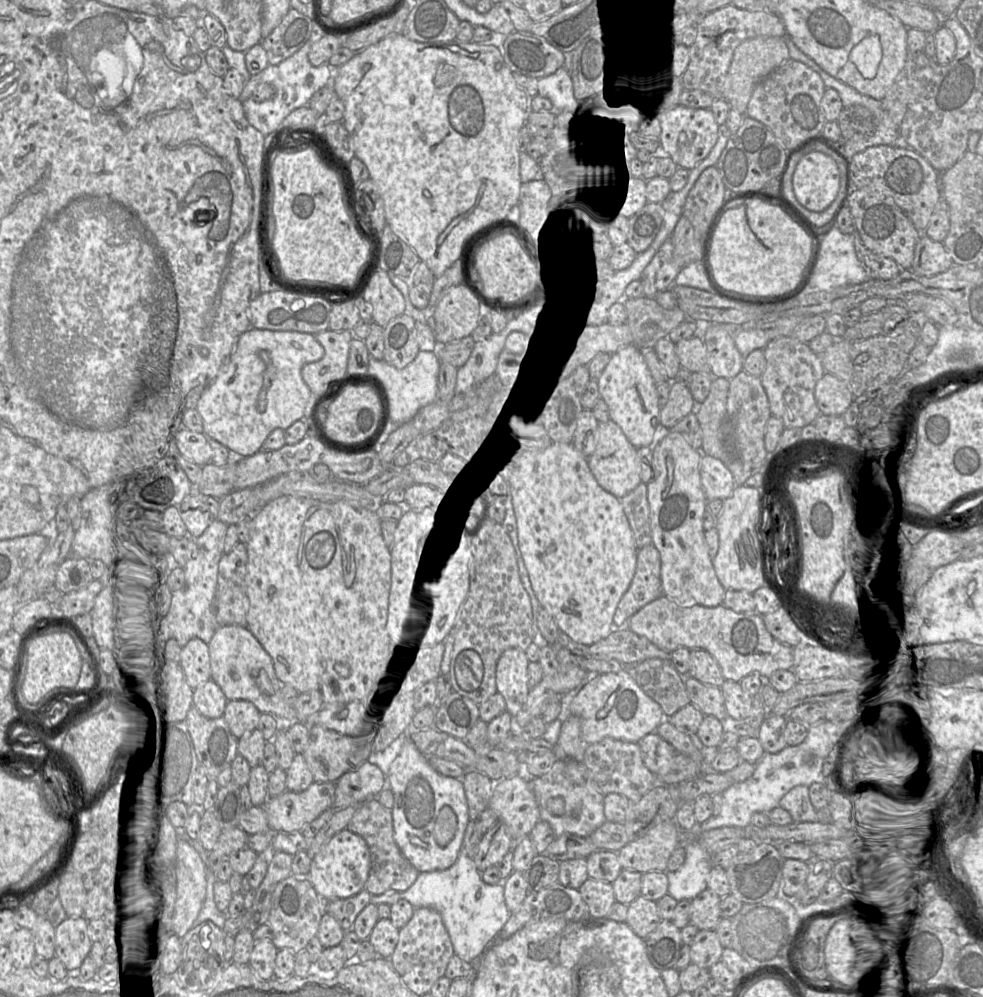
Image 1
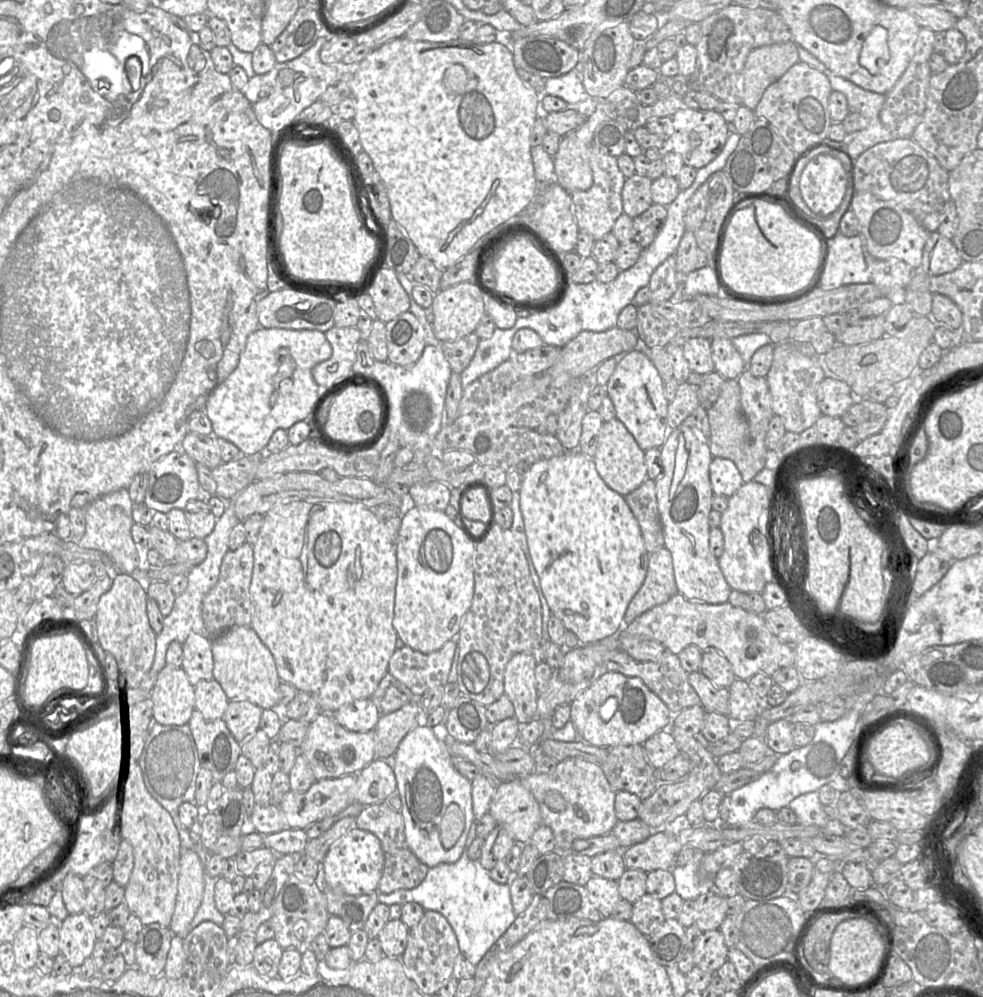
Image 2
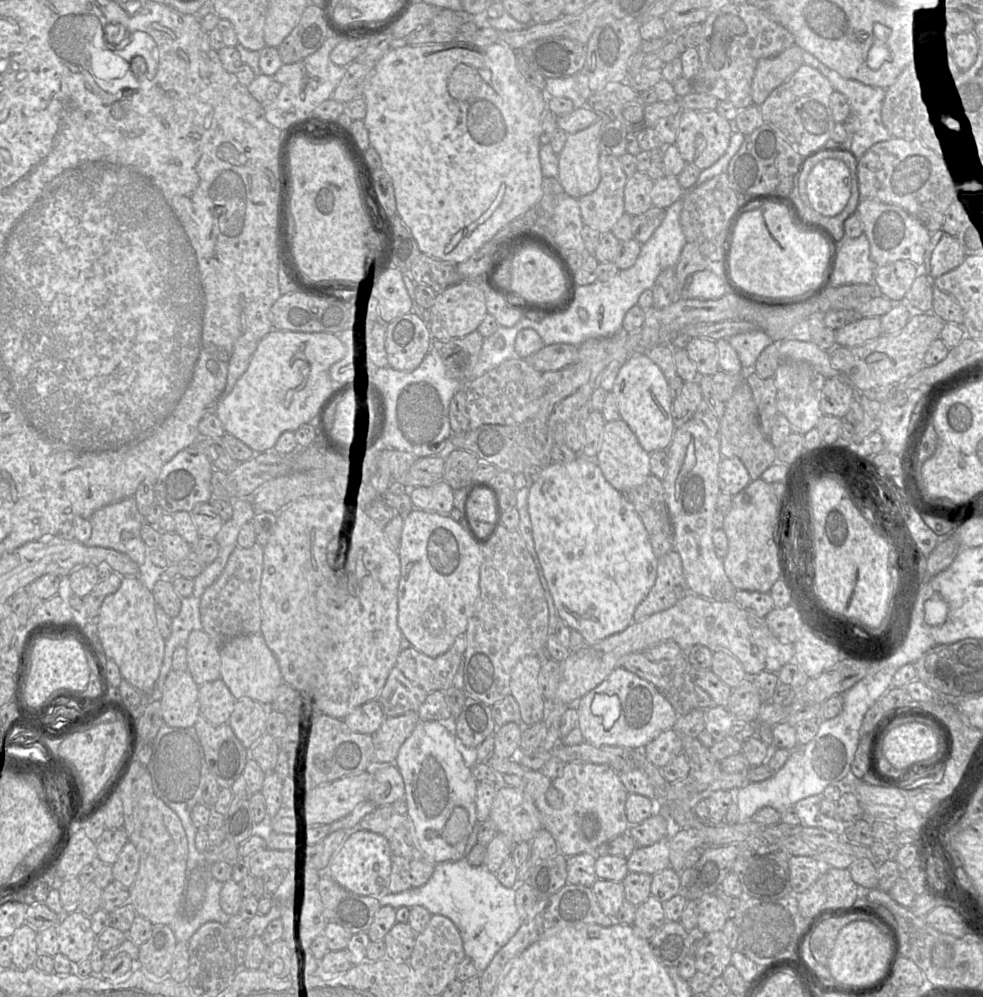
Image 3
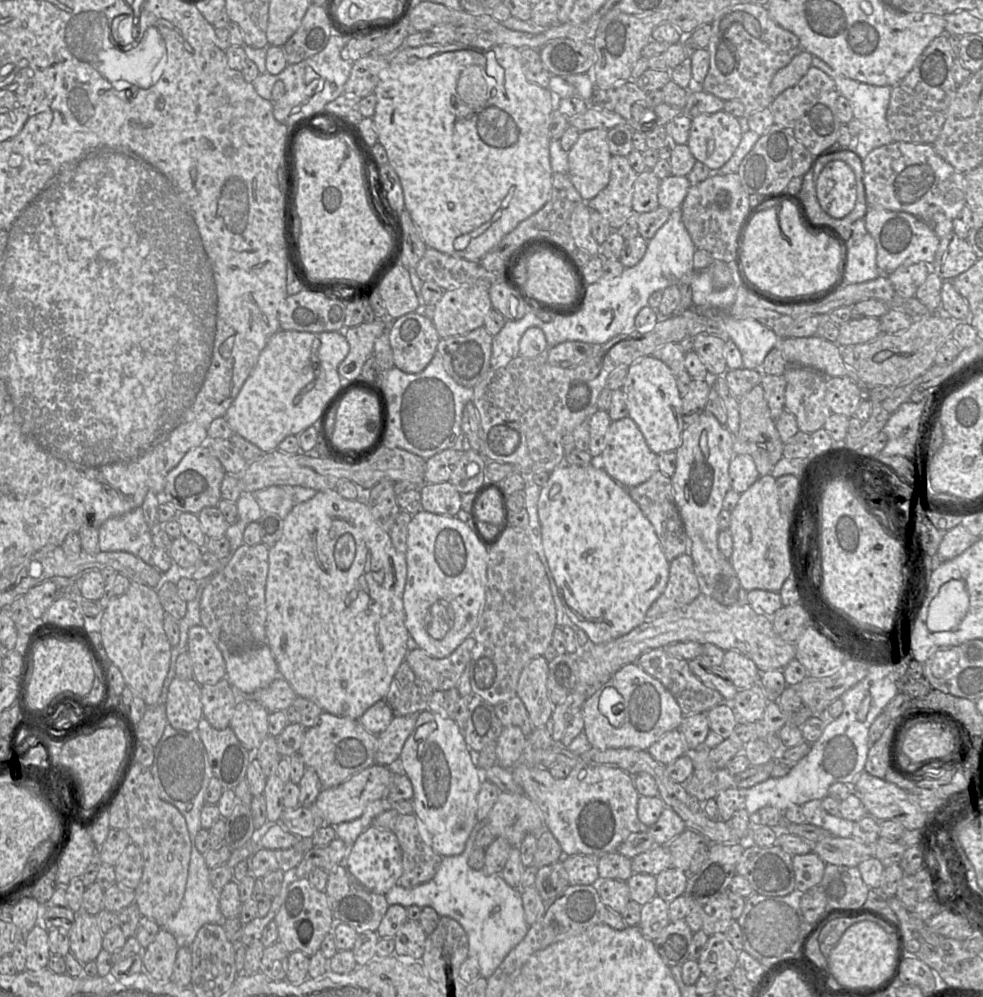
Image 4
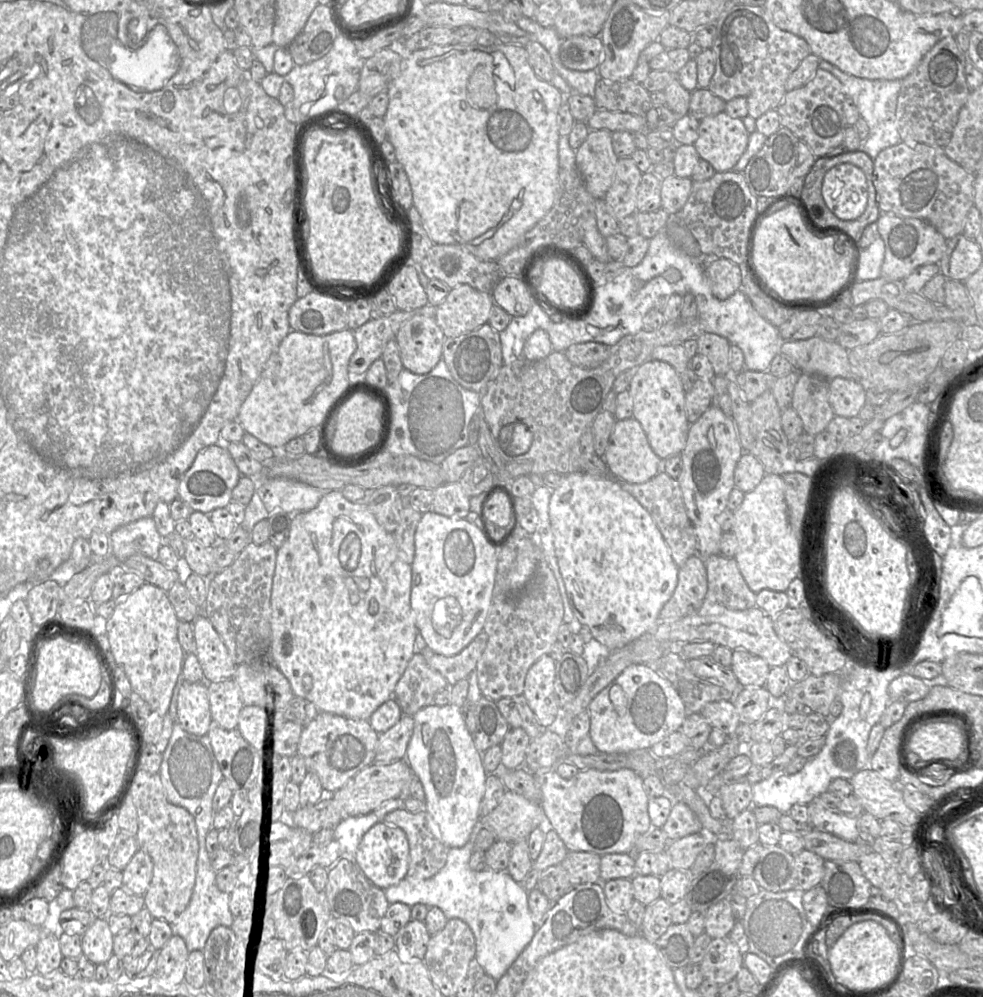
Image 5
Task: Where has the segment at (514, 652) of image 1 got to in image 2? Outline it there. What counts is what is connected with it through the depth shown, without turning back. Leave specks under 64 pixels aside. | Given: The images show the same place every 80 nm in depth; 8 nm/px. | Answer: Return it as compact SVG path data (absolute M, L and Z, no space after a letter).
M517 653L505 667L504 694L513 703L514 717L521 725L533 720L537 710L536 666L531 653Z

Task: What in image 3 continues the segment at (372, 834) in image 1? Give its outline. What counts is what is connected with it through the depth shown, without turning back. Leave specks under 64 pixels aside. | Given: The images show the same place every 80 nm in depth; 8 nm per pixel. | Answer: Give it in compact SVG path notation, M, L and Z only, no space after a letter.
M391 805L378 806L361 819L358 830L379 834L387 839L391 855L391 875L388 893L400 893L425 885L431 878L436 863L420 848L414 825L406 814L397 813Z

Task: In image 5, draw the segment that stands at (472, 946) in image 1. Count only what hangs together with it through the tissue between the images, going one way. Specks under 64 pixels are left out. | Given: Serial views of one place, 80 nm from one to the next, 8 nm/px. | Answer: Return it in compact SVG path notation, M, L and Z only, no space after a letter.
M478 821L468 842L462 847L449 850L444 867L436 875L424 880L404 879L385 889L385 895L390 904L438 907L447 919L463 920L475 937L476 960L486 975L499 980L531 942L537 927L528 906L529 891L521 883L516 882L507 871L475 871L470 867L469 860L475 850L475 841L483 828L483 822Z

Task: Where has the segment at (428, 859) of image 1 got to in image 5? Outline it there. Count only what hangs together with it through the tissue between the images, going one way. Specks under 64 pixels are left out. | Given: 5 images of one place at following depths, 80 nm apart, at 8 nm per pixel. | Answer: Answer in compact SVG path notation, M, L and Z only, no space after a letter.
M452 704L428 705L412 716L413 734L405 761L422 784L425 794L427 827L447 847L464 846L475 824L480 821L480 805L488 773L467 729L461 708Z

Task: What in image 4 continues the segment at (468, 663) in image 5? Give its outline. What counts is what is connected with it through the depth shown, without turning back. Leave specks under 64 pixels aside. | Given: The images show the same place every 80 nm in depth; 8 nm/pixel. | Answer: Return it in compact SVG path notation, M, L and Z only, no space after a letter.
M473 637L466 638L449 656L433 658L418 647L410 649L405 657L414 674L427 681L435 690L448 691L457 688L475 646Z

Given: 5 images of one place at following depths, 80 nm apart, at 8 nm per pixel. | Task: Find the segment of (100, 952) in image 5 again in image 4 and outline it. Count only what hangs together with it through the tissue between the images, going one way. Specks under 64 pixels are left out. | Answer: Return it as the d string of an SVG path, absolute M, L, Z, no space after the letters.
M82 909L74 913L74 922L68 930L70 954L81 963L95 961L103 949L104 934L98 927L96 916Z

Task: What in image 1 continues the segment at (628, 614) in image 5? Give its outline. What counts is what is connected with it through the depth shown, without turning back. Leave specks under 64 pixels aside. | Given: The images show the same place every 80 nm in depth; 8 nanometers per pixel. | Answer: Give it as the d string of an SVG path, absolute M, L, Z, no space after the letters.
M552 443L542 451L525 454L521 457L519 466L508 478L506 486L517 522L519 551L527 569L534 594L541 606L552 616L559 630L576 643L592 645L608 637L615 629L613 617L619 601L628 590L634 577L638 552L633 532L623 511L620 499L605 491L597 483L589 468L587 459L584 458L572 444L568 443Z

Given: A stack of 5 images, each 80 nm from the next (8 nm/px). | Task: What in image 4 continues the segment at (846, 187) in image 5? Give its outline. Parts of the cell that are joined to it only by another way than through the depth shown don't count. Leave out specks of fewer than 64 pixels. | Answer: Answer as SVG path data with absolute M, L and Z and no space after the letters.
M830 161L816 181L818 202L829 216L841 219L855 207L856 178L853 169L844 161Z

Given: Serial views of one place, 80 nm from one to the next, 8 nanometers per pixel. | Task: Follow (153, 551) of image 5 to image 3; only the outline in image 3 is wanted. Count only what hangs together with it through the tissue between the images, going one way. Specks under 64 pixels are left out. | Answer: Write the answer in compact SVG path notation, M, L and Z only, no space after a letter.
M134 497L126 498L97 510L89 520L92 525L92 533L84 544L90 547L112 549L129 556L140 567L137 578L147 589L152 590L160 580L165 568L155 566L148 557L148 547L140 534L144 518L138 511Z

